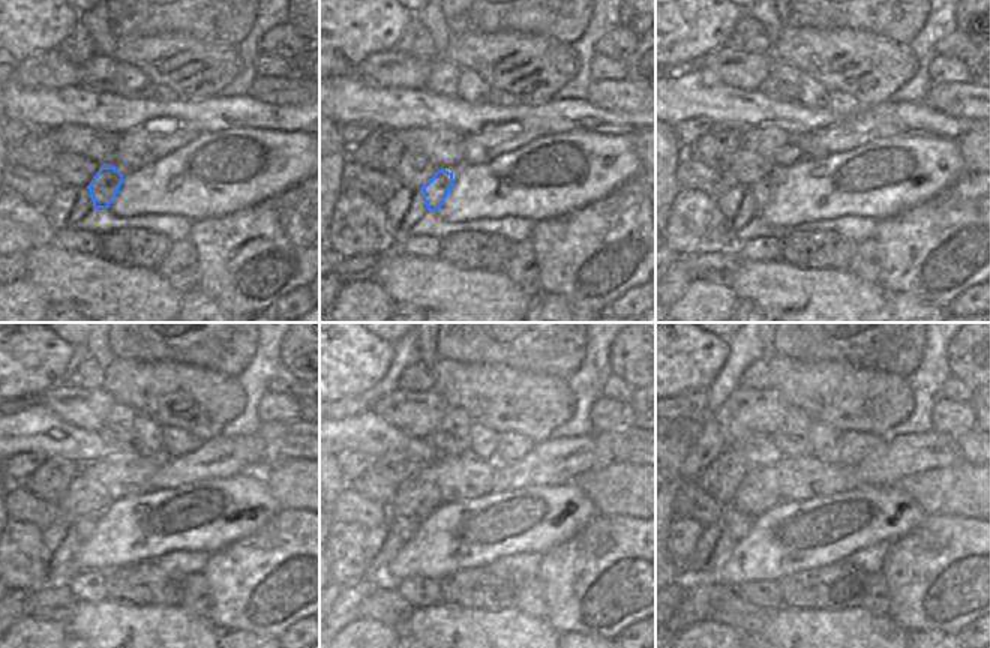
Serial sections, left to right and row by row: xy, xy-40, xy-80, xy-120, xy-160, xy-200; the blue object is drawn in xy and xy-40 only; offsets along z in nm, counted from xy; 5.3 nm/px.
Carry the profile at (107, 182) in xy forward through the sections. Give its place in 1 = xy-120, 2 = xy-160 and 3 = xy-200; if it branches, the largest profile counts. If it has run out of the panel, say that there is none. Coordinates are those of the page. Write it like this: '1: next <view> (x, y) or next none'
1: next xy-120 (86, 525)
2: next xy-160 (405, 527)
3: next xy-200 (738, 525)

